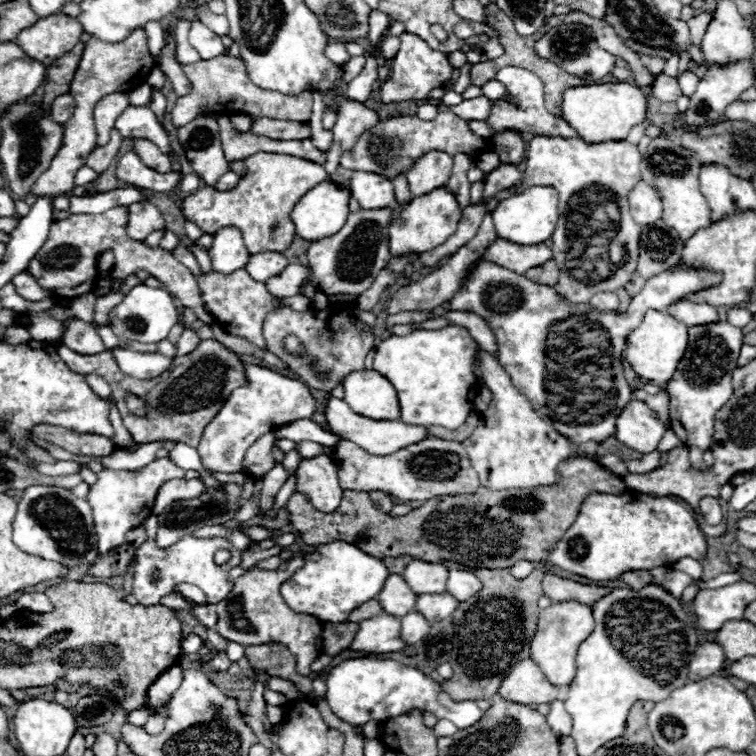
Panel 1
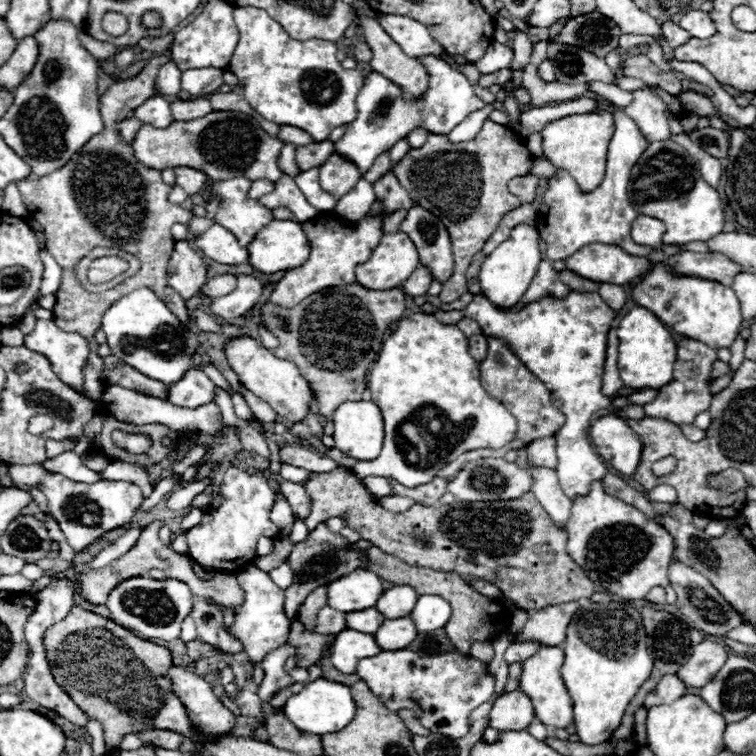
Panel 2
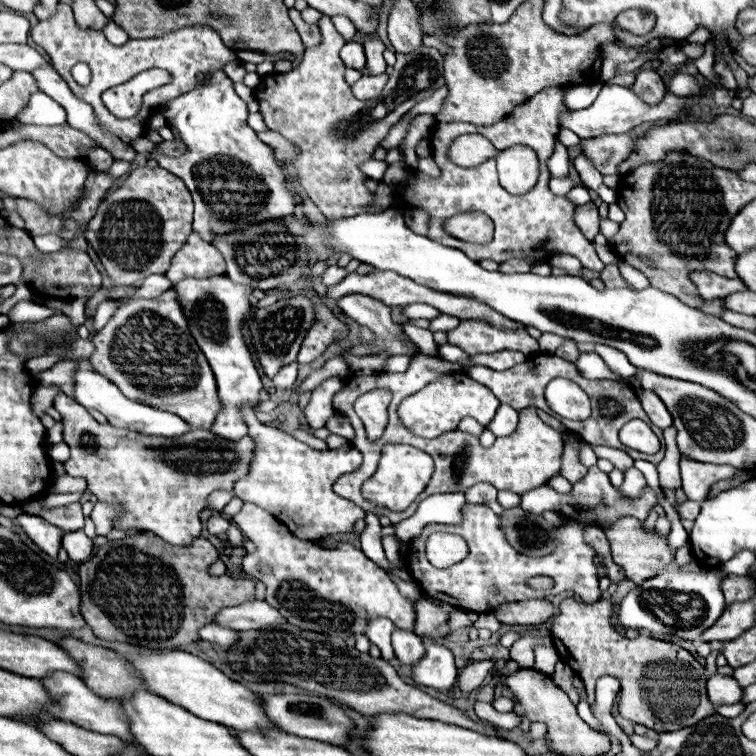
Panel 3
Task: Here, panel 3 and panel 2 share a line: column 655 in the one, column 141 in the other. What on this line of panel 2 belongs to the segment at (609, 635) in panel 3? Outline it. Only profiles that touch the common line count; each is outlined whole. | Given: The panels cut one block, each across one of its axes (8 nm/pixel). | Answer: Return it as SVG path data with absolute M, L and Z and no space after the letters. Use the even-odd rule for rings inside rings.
M72 606L70 614L62 622L50 626L44 632L44 650L46 650L46 660L50 664L50 672L58 682L58 686L66 694L70 694L70 698L84 710L84 714L88 714L88 718L98 720L102 724L104 742L108 748L118 748L118 744L126 734L152 730L152 728L172 730L186 738L194 736L186 710L182 702L172 694L170 690L172 682L164 674L172 666L172 656L168 648L134 636L130 630L118 626L110 618L104 618L80 606Z

